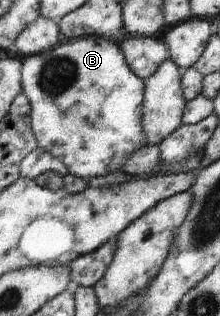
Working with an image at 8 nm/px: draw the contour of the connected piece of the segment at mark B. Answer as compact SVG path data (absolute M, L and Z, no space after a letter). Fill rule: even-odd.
M99 36L75 38L49 51L27 57L22 61L21 85L22 92L27 96L31 106L31 127L38 146L62 161L71 175L85 180L117 173L123 169L125 161L129 161L129 157L137 153L137 149L148 144L143 135L143 122L141 121L145 83L128 66L118 41ZM95 85L101 85L103 89L111 93L129 89L131 97L127 99L117 97L117 111L111 113L107 95L97 91Z

